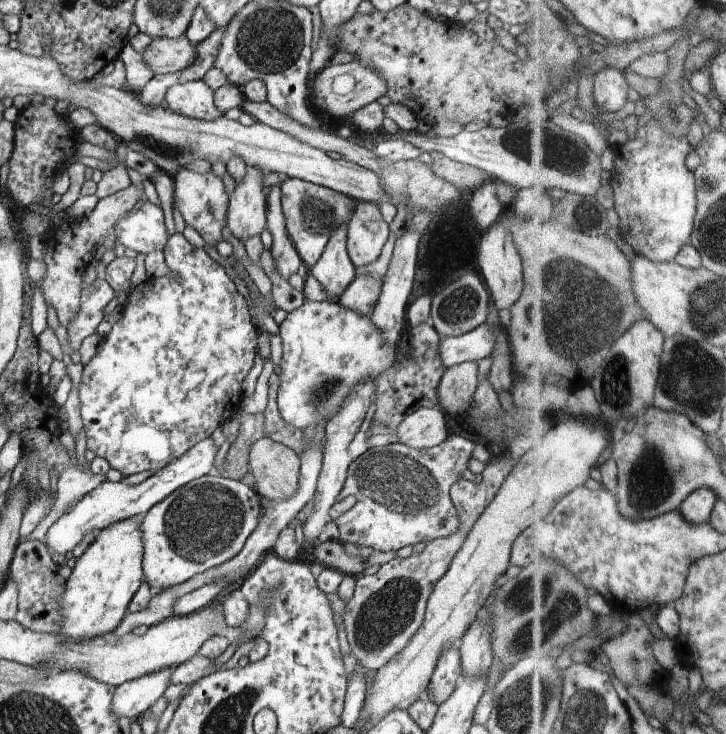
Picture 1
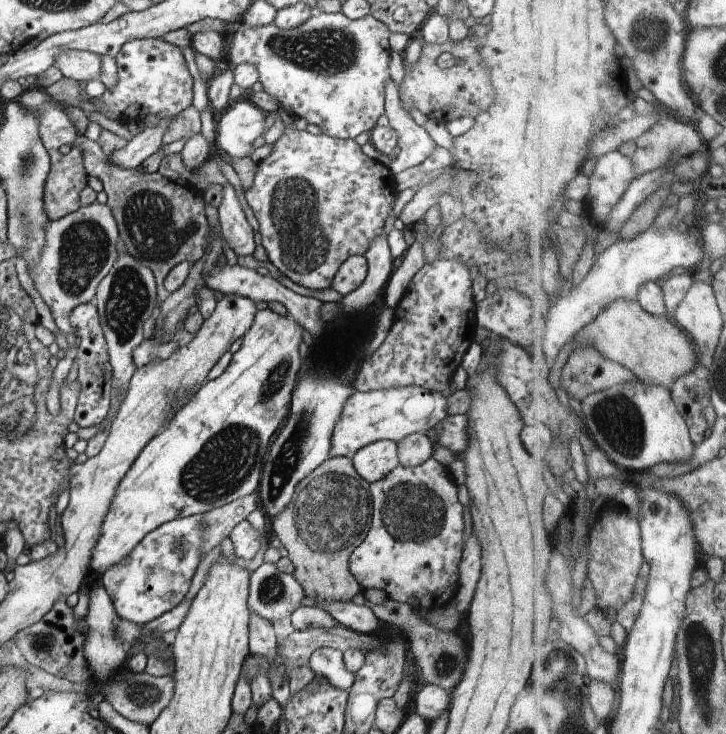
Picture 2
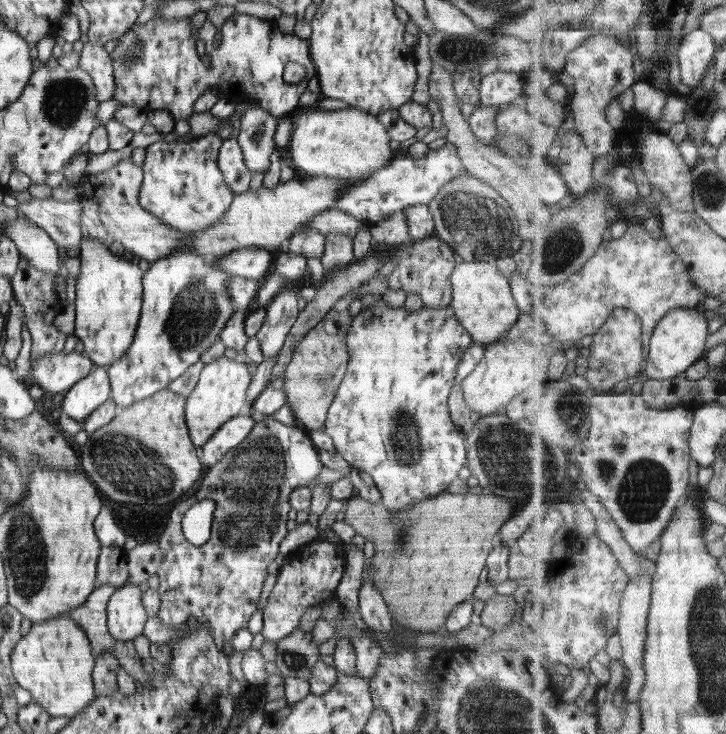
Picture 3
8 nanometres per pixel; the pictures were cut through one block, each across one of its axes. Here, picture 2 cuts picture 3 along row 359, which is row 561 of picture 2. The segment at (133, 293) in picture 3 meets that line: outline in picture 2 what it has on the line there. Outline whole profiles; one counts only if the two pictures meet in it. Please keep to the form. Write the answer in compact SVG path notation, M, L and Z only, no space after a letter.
M264 309L256 313L250 330L247 330L246 334L244 334L240 349L232 355L228 366L226 366L226 370L224 370L218 378L207 380L204 386L202 386L194 396L191 396L189 401L167 422L167 425L160 431L160 434L150 439L150 442L138 455L138 458L136 458L130 470L126 472L126 476L122 478L122 482L118 484L116 494L114 494L112 504L110 504L110 510L108 510L104 522L102 522L100 538L98 538L98 542L96 542L94 550L92 550L92 560L90 560L91 576L101 576L103 572L106 572L106 568L110 568L113 564L118 564L122 558L126 557L126 554L130 554L130 551L134 550L134 546L150 531L158 528L161 524L174 519L204 514L216 507L221 507L239 498L244 498L244 496L248 496L248 494L252 494L252 492L257 492L265 457L269 445L272 444L270 438L275 435L282 424L282 420L286 418L286 414L288 414L288 410L290 410L290 401L292 400L292 393L294 392L297 379L306 366L304 359L305 348L302 340L303 330L304 328L300 326L292 316L280 316L280 314L276 314L270 309Z

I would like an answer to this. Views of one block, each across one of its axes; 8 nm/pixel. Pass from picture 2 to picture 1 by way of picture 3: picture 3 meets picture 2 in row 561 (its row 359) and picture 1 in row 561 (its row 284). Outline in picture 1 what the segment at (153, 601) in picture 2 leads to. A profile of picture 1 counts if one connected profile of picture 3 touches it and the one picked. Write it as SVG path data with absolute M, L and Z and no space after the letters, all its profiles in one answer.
M216 472L201 476L199 479L189 482L186 484L186 486L182 486L182 488L172 492L172 494L167 496L164 500L162 500L162 502L155 504L146 513L144 520L140 525L144 543L143 573L145 574L145 580L148 582L152 594L154 595L156 592L160 592L166 590L167 588L186 582L189 578L196 576L198 573L203 573L208 569L217 567L218 565L229 561L231 558L234 558L234 556L236 556L242 550L246 539L256 530L256 527L259 523L259 518L262 515L262 510L263 508L261 506L261 496L255 491L254 488L248 486L242 481L229 479L227 476L222 477L220 476L220 473Z

